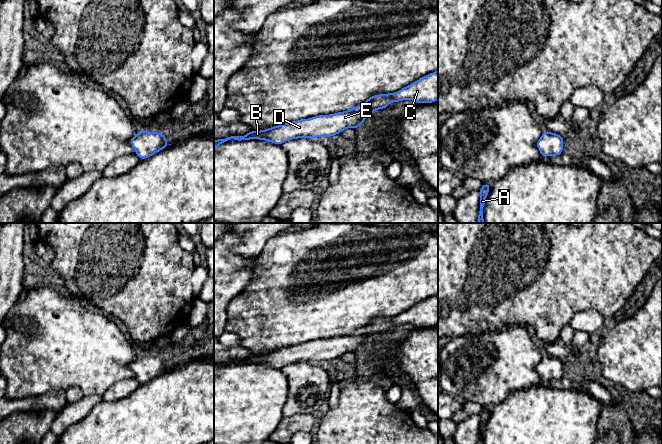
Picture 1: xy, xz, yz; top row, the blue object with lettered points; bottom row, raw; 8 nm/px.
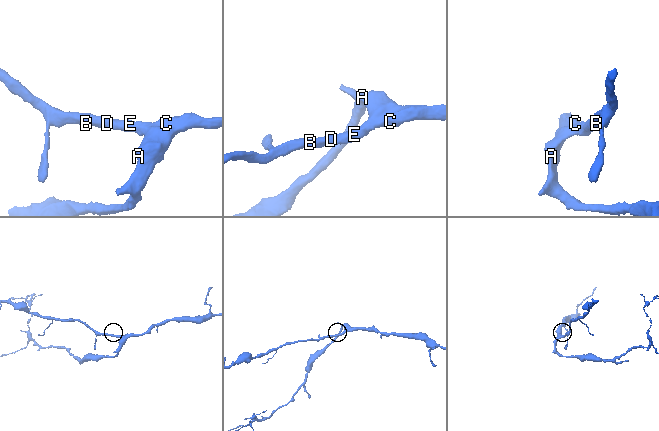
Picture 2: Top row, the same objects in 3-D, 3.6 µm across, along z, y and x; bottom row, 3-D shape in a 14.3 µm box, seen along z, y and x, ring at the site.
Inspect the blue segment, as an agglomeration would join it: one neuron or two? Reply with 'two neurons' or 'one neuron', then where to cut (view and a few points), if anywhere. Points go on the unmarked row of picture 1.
one neuron; no cut

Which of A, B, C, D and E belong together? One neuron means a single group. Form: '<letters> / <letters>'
A B C D E

